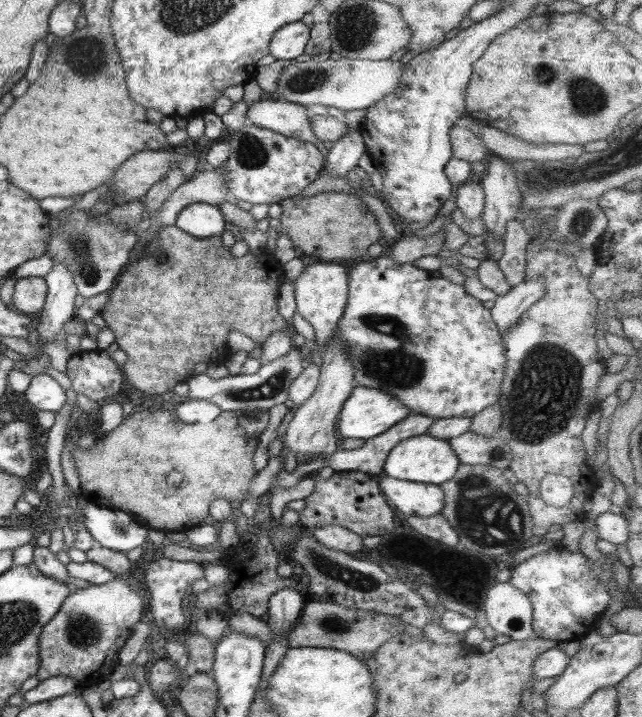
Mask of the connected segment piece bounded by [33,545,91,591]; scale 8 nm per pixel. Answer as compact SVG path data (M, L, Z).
M35 545L33 550L33 561L41 573L65 582L72 588L72 591L88 588L91 585L91 582L87 580L70 576L67 571L67 565L58 561L56 554L52 553L48 547Z

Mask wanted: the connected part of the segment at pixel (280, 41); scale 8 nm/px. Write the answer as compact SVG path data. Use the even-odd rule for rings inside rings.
M302 21L291 22L279 28L272 37L270 54L277 61L295 60L305 53L311 37L311 28Z

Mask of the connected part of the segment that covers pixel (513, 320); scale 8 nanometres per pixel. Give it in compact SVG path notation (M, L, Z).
M537 280L524 281L503 295L497 295L494 306L489 310L498 331L504 333L520 321L522 314L540 297L545 295L545 284Z

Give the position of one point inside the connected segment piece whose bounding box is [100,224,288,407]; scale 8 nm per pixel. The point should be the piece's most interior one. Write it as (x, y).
(174, 308)

